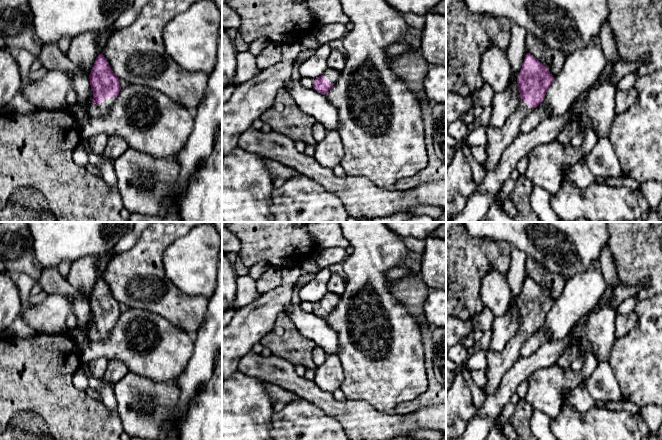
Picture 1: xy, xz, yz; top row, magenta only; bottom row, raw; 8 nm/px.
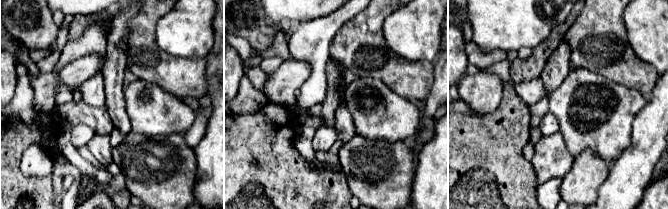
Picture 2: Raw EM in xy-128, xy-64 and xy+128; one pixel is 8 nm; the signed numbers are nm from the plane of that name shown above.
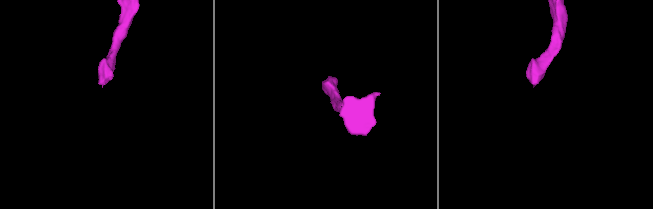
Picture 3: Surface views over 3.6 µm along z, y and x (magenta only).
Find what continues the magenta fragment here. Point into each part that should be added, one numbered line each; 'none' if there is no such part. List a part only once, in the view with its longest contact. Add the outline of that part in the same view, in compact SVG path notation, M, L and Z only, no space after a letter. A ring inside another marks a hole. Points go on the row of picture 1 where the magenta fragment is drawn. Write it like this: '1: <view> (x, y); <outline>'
1: xy (101, 109); M107 97L100 104L91 104L88 108L89 116L88 118L96 118L99 116L104 116L110 110L111 106L114 104L116 97Z

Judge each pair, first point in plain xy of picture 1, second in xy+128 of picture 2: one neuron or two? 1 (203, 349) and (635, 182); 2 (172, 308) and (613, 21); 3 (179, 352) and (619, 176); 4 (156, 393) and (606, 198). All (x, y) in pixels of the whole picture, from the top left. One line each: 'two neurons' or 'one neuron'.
1: one neuron
2: one neuron
3: two neurons
4: two neurons

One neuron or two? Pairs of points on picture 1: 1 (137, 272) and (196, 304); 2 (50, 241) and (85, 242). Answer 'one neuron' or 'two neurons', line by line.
1: one neuron
2: one neuron

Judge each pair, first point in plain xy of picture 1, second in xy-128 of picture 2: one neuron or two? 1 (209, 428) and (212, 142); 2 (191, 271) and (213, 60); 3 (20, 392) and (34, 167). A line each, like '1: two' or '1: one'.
1: one
2: two
3: two

